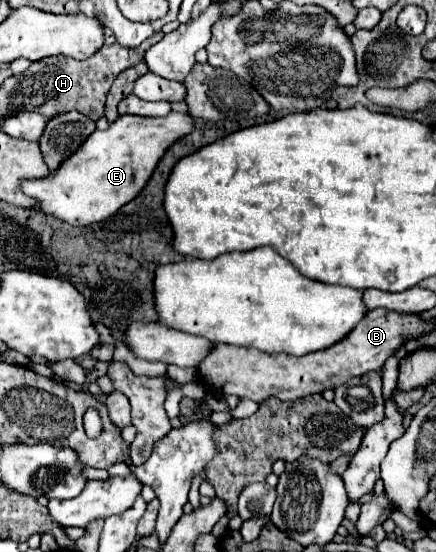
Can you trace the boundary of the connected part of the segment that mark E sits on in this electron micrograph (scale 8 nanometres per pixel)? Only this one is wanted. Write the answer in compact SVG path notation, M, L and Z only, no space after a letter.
M168 113L166 117L122 115L106 131L96 129L54 173L40 179L22 179L20 189L38 201L42 213L54 215L74 227L104 221L134 199L136 191L150 179L168 143L174 143L188 131L192 131L192 117L182 113Z

